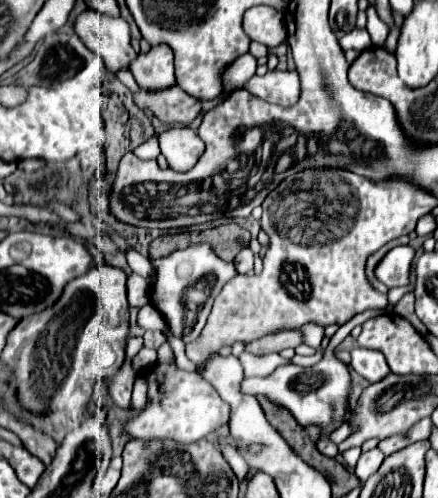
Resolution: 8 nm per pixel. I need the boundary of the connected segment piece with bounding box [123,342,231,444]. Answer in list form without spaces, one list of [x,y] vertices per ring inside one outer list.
[[[169,342],[161,344],[157,350],[157,362],[151,366],[151,370],[145,374],[147,380],[147,404],[143,412],[133,416],[125,424],[125,434],[129,434],[135,440],[143,440],[149,444],[151,440],[173,440],[179,444],[195,444],[207,436],[211,436],[215,430],[229,424],[231,418],[231,406],[221,400],[217,390],[201,378],[201,374],[185,372],[177,368],[175,354]]]

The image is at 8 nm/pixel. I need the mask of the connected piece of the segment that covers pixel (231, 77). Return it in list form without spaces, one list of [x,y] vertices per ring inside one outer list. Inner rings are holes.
[[[249,54],[239,56],[223,72],[223,92],[229,94],[235,88],[243,88],[247,84],[247,80],[251,80],[255,76],[255,68],[257,68],[257,60],[253,56],[249,56]]]

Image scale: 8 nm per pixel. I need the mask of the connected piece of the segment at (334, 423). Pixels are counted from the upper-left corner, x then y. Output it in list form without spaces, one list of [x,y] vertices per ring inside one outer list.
[[[325,354],[321,362],[311,368],[285,364],[279,366],[267,378],[245,378],[241,382],[241,392],[251,396],[265,396],[277,408],[289,410],[301,426],[317,424],[323,428],[325,434],[329,434],[339,426],[339,420],[345,414],[349,386],[351,386],[351,376],[347,370],[347,378],[345,378],[345,364],[337,360],[333,354]]]

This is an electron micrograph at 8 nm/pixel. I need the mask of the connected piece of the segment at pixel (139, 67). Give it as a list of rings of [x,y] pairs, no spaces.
[[[153,46],[149,54],[139,54],[131,64],[131,72],[145,92],[167,90],[177,84],[173,72],[173,52],[169,46]]]

